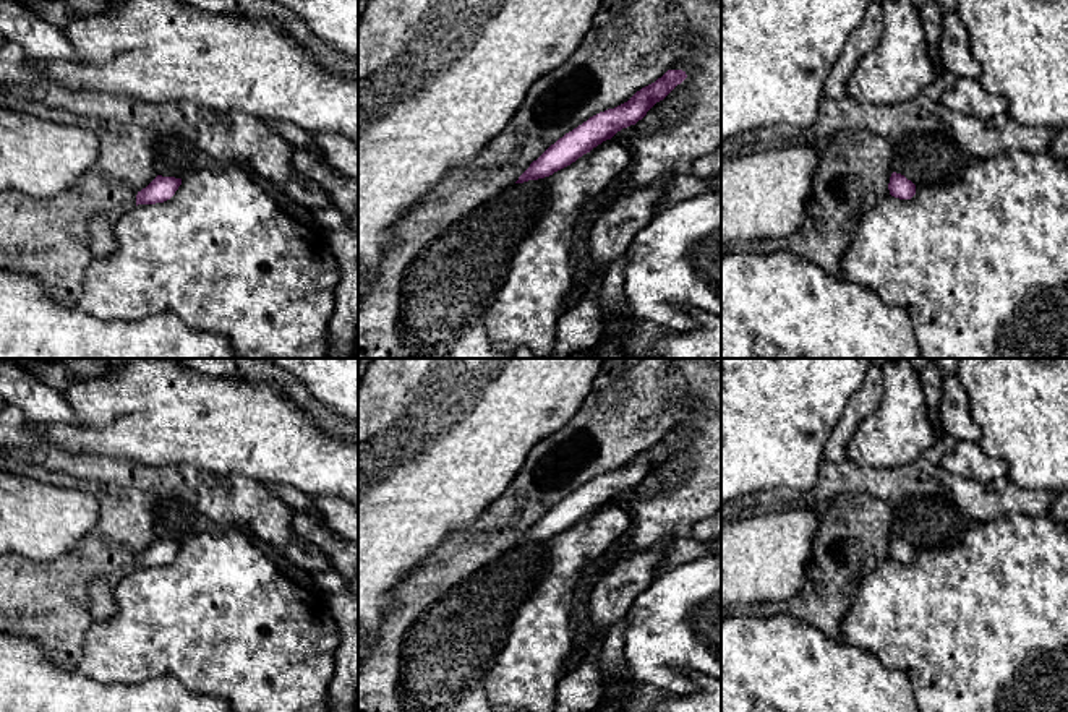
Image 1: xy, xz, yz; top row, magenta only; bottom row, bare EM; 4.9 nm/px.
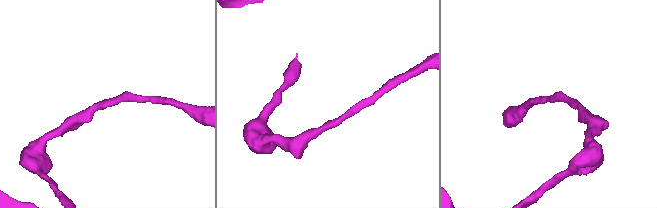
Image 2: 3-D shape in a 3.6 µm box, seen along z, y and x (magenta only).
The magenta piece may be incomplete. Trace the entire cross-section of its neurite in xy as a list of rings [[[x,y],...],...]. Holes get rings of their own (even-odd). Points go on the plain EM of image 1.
[[[157,538],[146,551],[138,555],[136,569],[164,566],[175,558],[180,548],[182,542]]]

